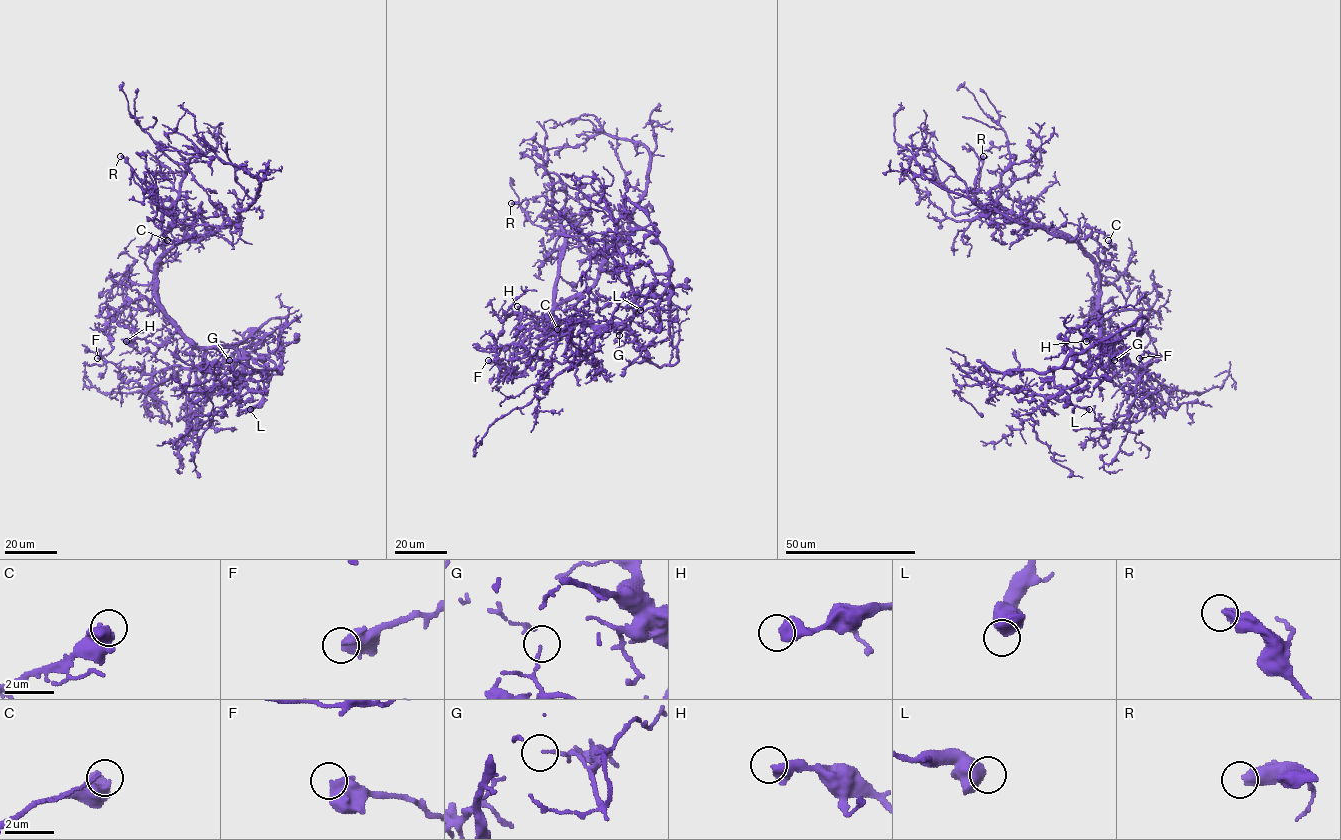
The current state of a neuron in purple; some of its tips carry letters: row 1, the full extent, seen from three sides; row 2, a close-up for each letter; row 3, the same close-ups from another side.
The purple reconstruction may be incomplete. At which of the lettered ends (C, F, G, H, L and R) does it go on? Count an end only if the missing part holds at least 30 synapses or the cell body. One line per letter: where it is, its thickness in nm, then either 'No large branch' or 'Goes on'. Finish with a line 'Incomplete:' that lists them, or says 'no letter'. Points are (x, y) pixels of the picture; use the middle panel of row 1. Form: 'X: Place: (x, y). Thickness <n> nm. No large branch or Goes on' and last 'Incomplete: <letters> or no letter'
C: Place: (557, 329). Thickness 650 nm. No large branch
F: Place: (488, 360). Thickness 600 nm. No large branch
G: Place: (619, 335). Thickness 100 nm. No large branch
H: Place: (517, 306). Thickness 600 nm. No large branch
L: Place: (640, 310). Thickness 650 nm. No large branch
R: Place: (511, 203). Thickness 440 nm. No large branch
Incomplete: no letter

